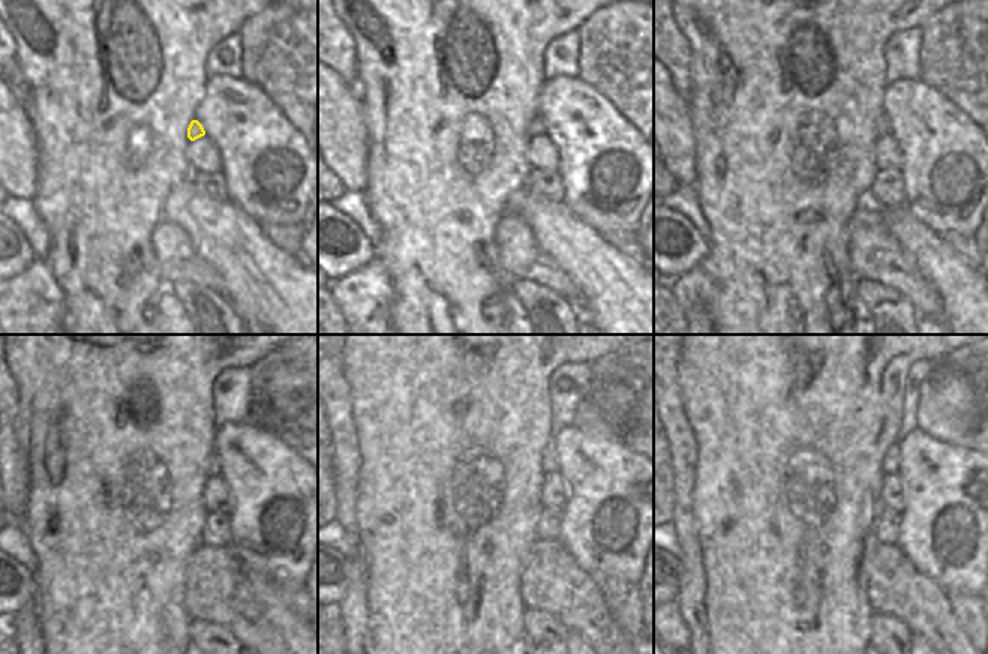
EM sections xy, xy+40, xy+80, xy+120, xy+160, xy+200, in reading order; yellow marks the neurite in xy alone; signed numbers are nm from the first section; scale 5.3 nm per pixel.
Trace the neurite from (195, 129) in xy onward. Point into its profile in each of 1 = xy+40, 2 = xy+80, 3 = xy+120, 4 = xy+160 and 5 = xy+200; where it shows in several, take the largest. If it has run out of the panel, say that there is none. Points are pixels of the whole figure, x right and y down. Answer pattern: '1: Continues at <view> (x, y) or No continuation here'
1: Continues at xy+40 (535, 128)
2: Continues at xy+80 (882, 123)
3: Continues at xy+120 (213, 461)
4: Continues at xy+160 (549, 461)
5: Continues at xy+200 (889, 464).

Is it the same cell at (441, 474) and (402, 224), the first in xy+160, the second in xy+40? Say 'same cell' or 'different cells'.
same cell

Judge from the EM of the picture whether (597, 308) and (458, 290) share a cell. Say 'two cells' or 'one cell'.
two cells

